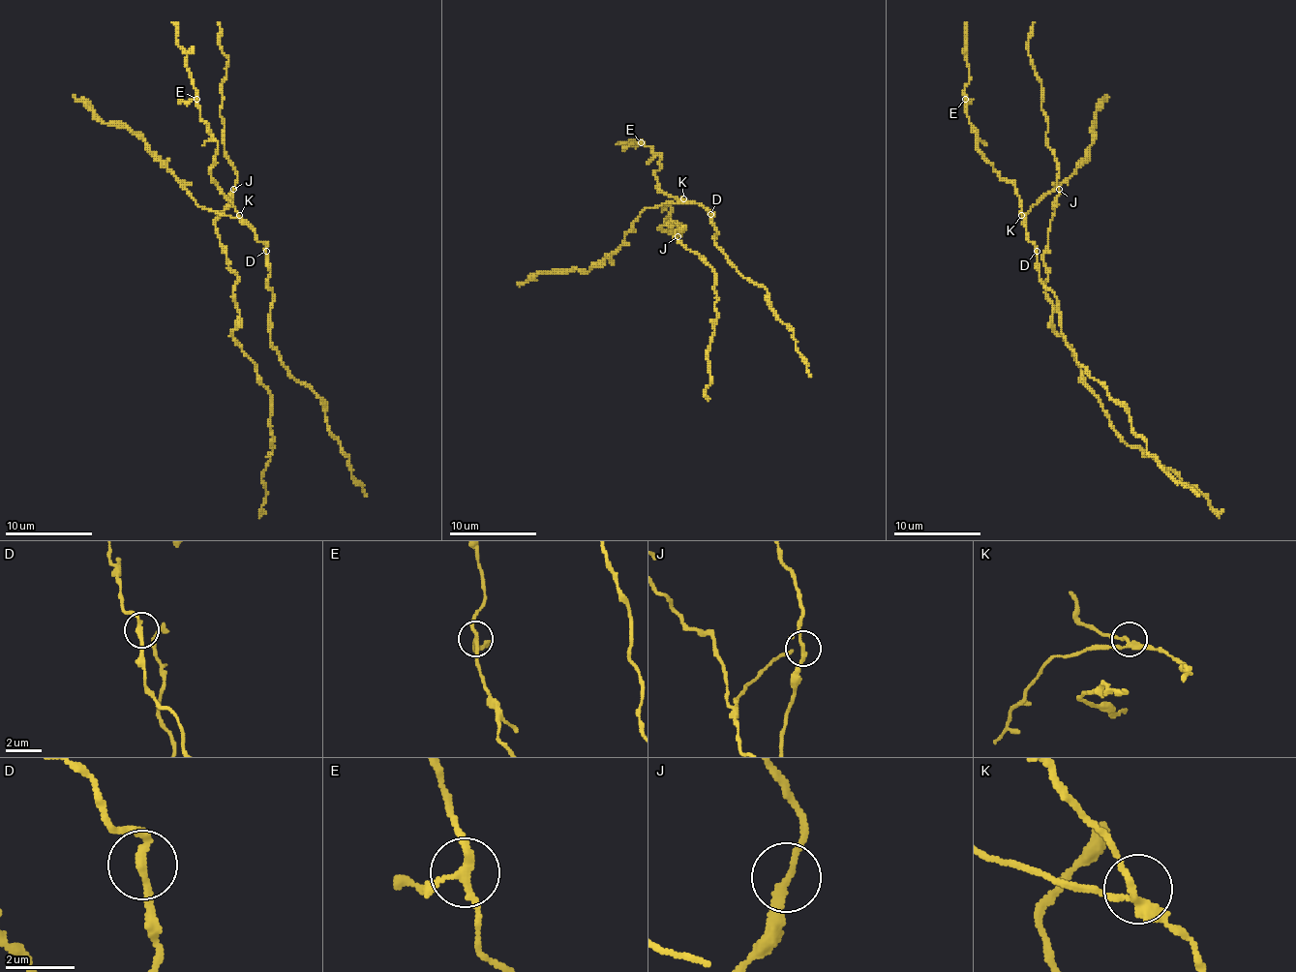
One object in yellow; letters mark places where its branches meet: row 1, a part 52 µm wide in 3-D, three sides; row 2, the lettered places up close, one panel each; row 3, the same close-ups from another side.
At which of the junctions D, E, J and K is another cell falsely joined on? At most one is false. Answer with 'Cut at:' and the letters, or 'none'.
Cut at: none

